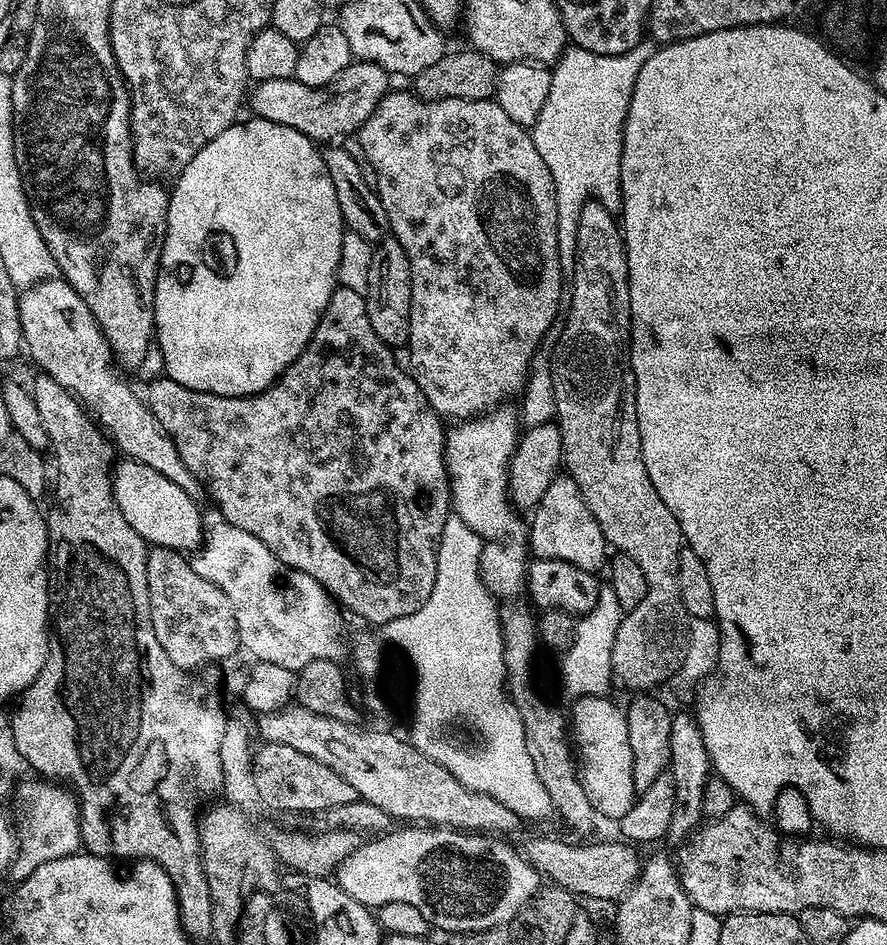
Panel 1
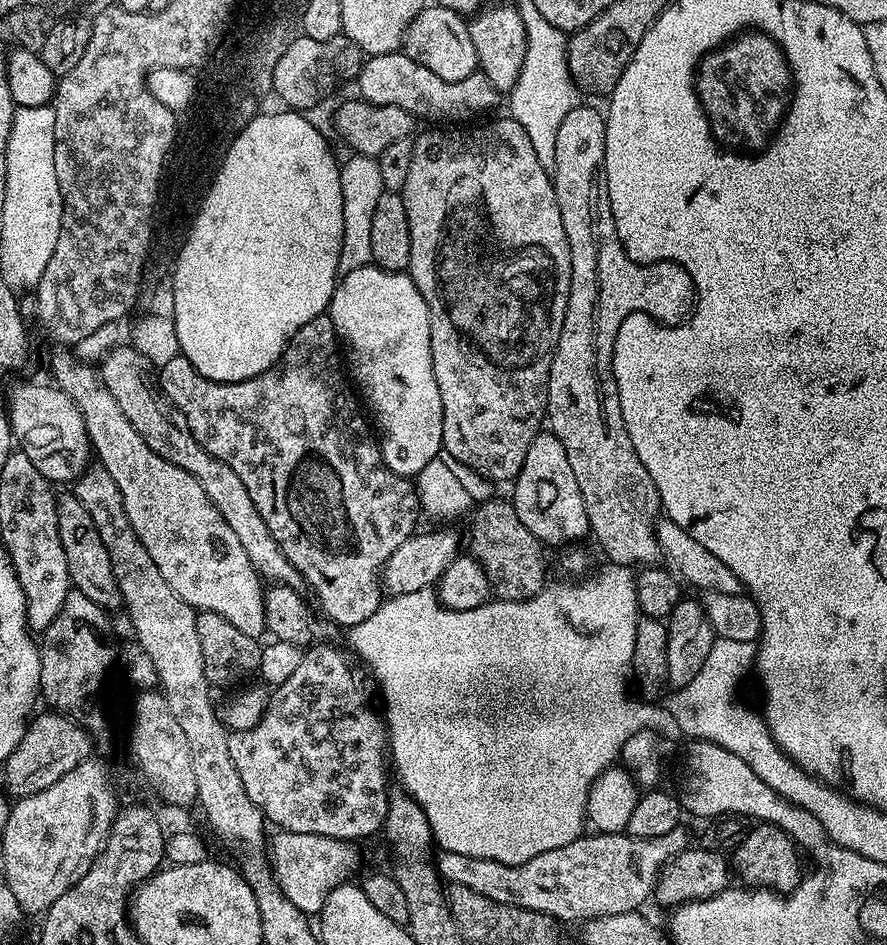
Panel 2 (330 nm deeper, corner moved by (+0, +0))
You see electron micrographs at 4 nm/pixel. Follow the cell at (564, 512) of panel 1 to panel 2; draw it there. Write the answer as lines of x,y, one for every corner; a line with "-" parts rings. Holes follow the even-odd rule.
552,431
537,432
530,442
530,450
526,450
522,470
516,475
511,488
510,503
522,520
522,526
526,526
526,530
530,530
541,545
568,544
571,540
580,540
584,535
589,535
582,490
578,490
578,482
574,479
574,470
570,470
562,442

